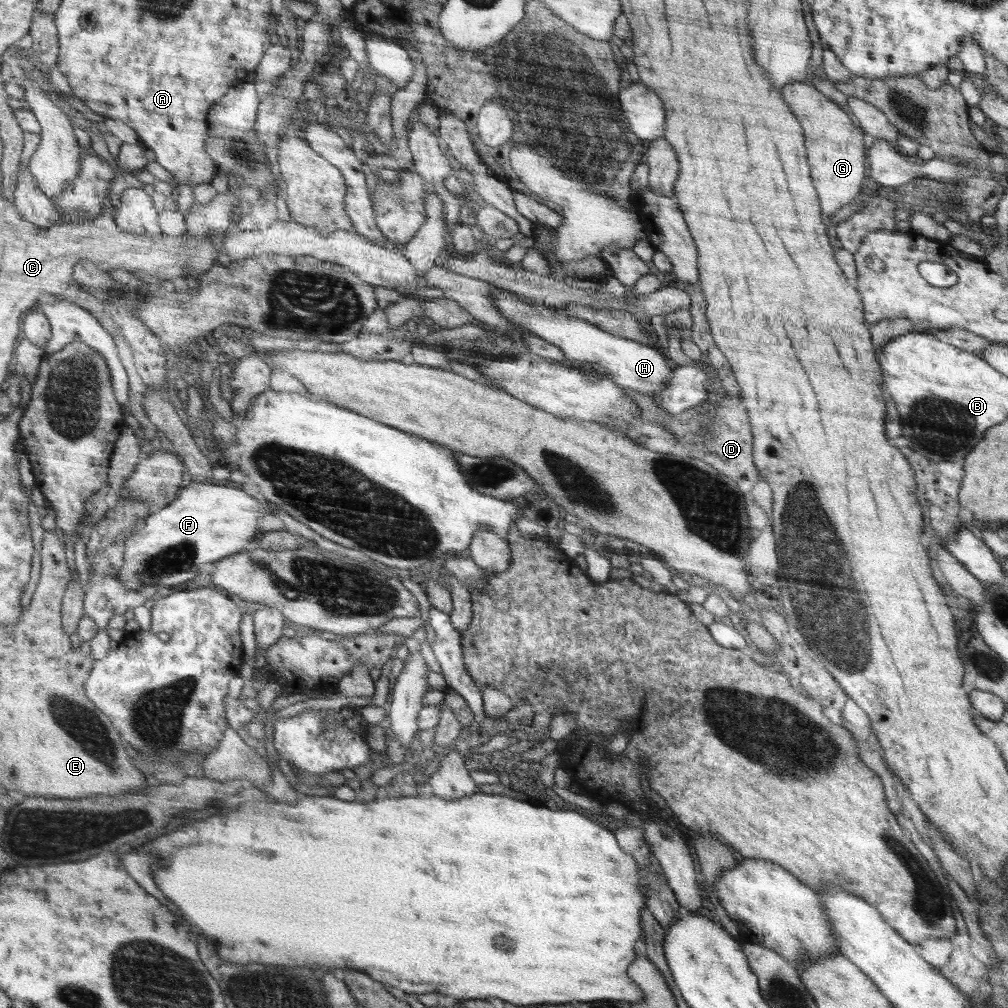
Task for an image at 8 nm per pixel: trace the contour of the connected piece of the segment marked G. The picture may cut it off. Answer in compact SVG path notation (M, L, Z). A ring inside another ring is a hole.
M806 82L788 84L784 88L784 100L792 104L792 112L800 118L804 136L808 138L808 164L812 164L812 180L820 188L820 204L824 204L824 216L832 216L842 206L850 204L860 195L860 188L866 176L866 148L862 130L852 124L846 112L822 96Z

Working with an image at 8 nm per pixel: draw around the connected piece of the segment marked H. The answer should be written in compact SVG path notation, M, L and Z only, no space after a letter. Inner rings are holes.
M510 291L494 292L492 299L496 307L502 311L502 315L508 317L519 331L528 331L560 347L564 352L566 362L588 361L591 364L597 363L604 366L606 373L619 386L652 397L660 390L664 390L672 378L674 365L657 346L614 336L595 324L578 317L568 316L562 311L554 312L546 307L537 308L527 299Z

